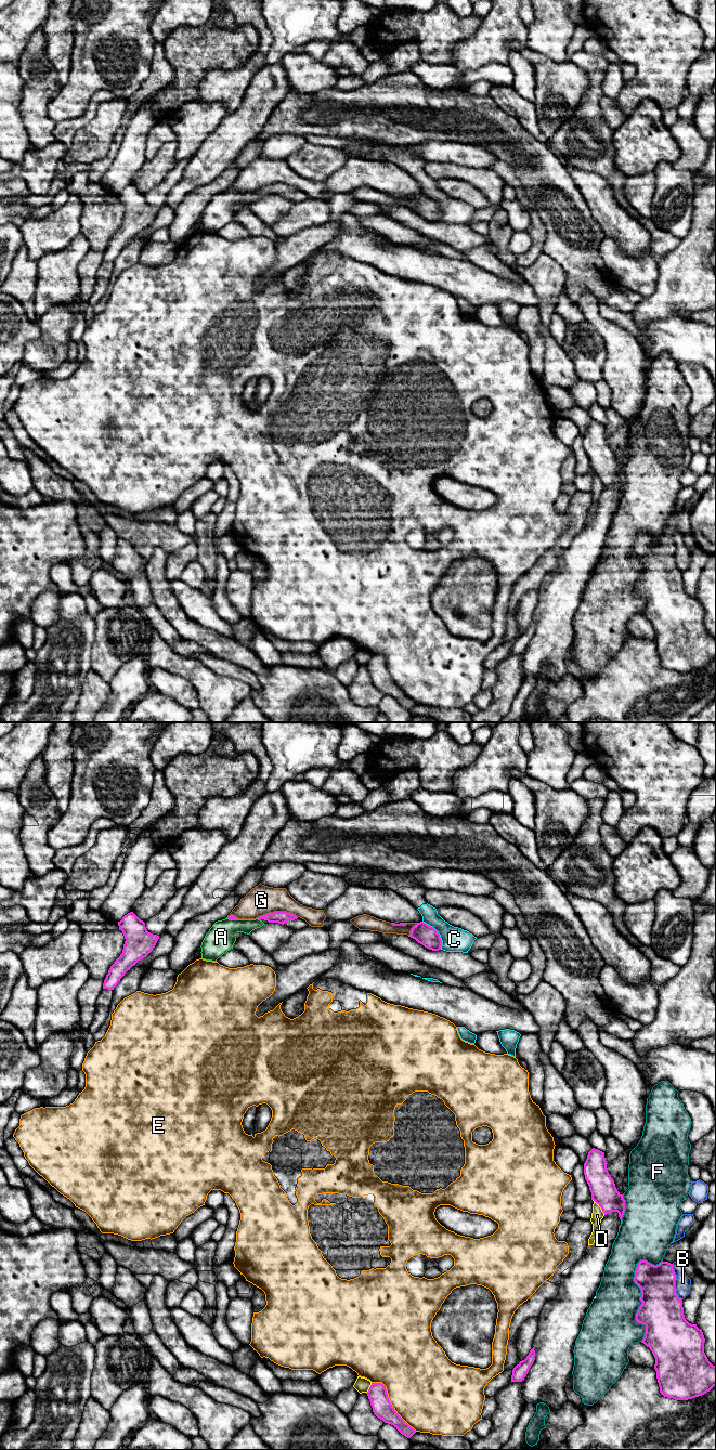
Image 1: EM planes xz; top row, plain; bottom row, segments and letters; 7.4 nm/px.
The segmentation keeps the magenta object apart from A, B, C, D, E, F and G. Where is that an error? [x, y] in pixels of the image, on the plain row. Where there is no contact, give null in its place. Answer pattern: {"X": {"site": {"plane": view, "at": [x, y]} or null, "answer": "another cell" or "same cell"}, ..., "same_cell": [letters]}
{"A": {"site": {"plane": "xz", "at": [259, 191]}, "answer": "same cell"}, "B": {"site": {"plane": "xz", "at": [674, 554]}, "answer": "another cell"}, "C": {"site": {"plane": "xz", "at": [438, 206]}, "answer": "another cell"}, "D": {"site": {"plane": "xz", "at": [599, 478]}, "answer": "another cell"}, "E": {"site": {"plane": "xz", "at": [390, 675]}, "answer": "another cell"}, "F": {"site": {"plane": "xz", "at": [641, 564]}, "answer": "another cell"}, "G": {"site": {"plane": "xz", "at": [276, 184]}, "answer": "another cell"}, "same_cell": ["A"]}

